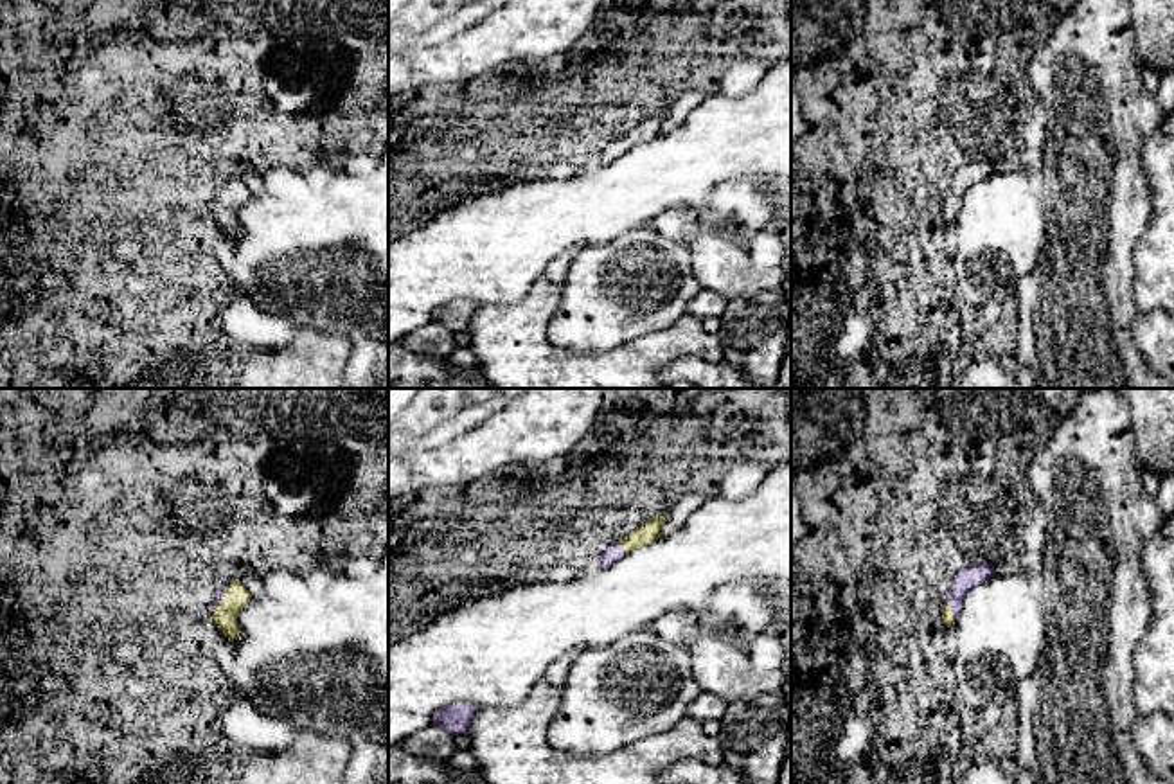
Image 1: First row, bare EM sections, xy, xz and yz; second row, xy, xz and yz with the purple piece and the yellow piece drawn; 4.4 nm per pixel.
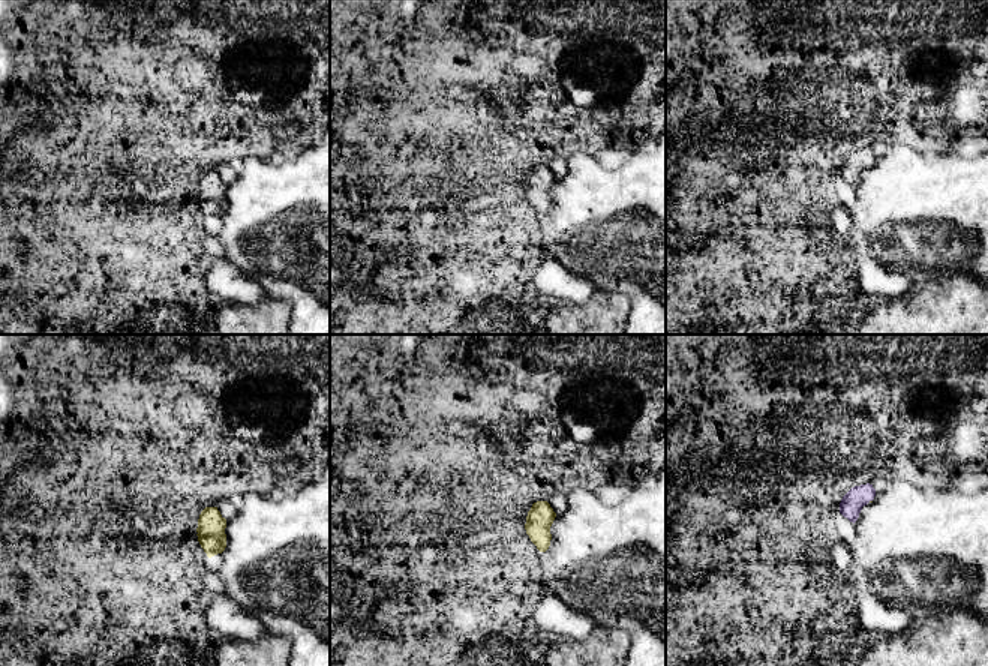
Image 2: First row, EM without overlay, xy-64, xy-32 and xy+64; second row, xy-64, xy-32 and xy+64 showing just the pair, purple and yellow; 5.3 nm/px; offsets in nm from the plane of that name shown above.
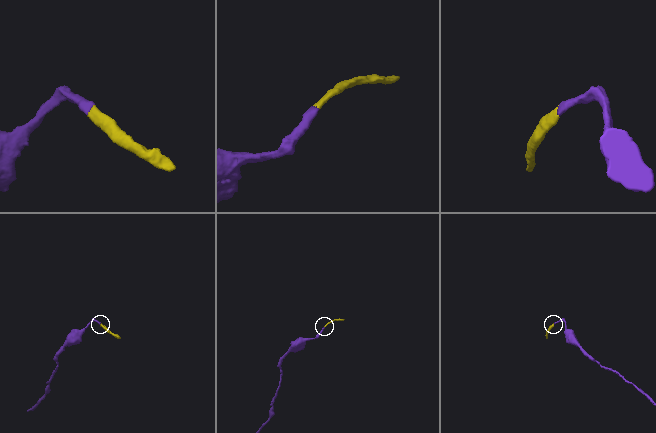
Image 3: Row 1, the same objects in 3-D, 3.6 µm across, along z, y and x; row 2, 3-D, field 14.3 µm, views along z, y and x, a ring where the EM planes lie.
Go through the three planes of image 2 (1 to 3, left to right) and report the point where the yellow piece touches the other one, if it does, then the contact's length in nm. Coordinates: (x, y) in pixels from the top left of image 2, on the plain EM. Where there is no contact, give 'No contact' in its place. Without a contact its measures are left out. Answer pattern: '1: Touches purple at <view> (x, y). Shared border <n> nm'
1: No contact
2: No contact
3: Touches purple at xy+64 (870, 164). Shared border 30 nm

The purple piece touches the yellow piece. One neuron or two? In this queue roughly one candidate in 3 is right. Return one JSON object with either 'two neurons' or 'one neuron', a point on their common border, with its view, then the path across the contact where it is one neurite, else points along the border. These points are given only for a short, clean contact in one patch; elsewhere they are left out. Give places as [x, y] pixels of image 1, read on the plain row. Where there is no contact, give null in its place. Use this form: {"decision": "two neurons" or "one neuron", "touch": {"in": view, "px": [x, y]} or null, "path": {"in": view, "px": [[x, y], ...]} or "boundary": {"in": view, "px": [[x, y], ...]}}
{"decision": "one neuron", "touch": {"in": "yz", "px": [953, 209]}, "path": {"in": "yz", "px": [[975, 171], [955, 191], [953, 209], [948, 216]]}}

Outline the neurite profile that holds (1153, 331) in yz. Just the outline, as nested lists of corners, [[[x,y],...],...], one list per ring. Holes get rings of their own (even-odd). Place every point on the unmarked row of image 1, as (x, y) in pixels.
[[[1138,311],[1133,334],[1147,367],[1174,385],[1174,313]]]

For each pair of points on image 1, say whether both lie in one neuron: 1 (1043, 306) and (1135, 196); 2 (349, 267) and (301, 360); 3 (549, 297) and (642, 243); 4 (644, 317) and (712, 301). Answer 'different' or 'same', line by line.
1: same
2: different
3: different
4: different

